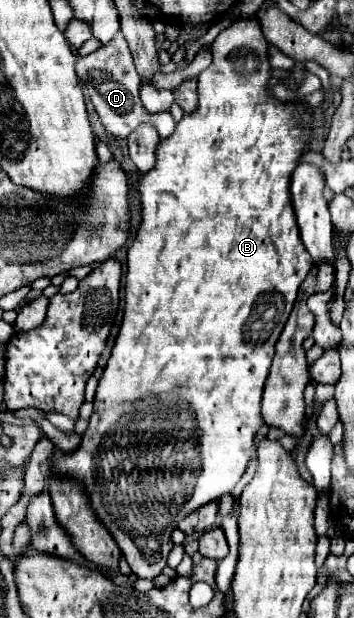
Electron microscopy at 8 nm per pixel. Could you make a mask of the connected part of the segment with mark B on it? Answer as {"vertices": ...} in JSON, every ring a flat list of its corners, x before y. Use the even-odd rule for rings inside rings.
{"vertices":[[255,17,239,19,237,23,221,31,211,43,211,53,213,53,213,63,199,75,197,83,197,93,199,93,197,113,185,115,177,123,175,133,167,139,161,139,157,147,157,163,149,173,141,177,139,183,143,221,127,253,123,321,95,391,95,401,93,401,95,411,89,417,89,425,81,437,79,447,69,453,63,453,57,459,53,457,47,461,51,477,73,479,85,485,93,513,113,535,131,571,141,579,155,579,165,569,167,555,173,547,171,533,177,527,177,523,195,509,203,507,205,503,219,499,223,493,229,493,243,477,247,463,255,453,253,437,257,429,263,425,259,415,259,403,265,379,269,375,273,349,291,313,297,289,301,281,307,277,309,269,313,267,311,257,305,253,301,239,297,237,297,225,293,225,293,209,289,209,289,173,293,173,293,169,297,167,297,159,307,147,305,143,309,143,311,131,305,129,305,125,311,121,311,117,305,115,303,105,281,103,267,91,267,81,271,77,267,61,267,39,263,37,261,25]]}

